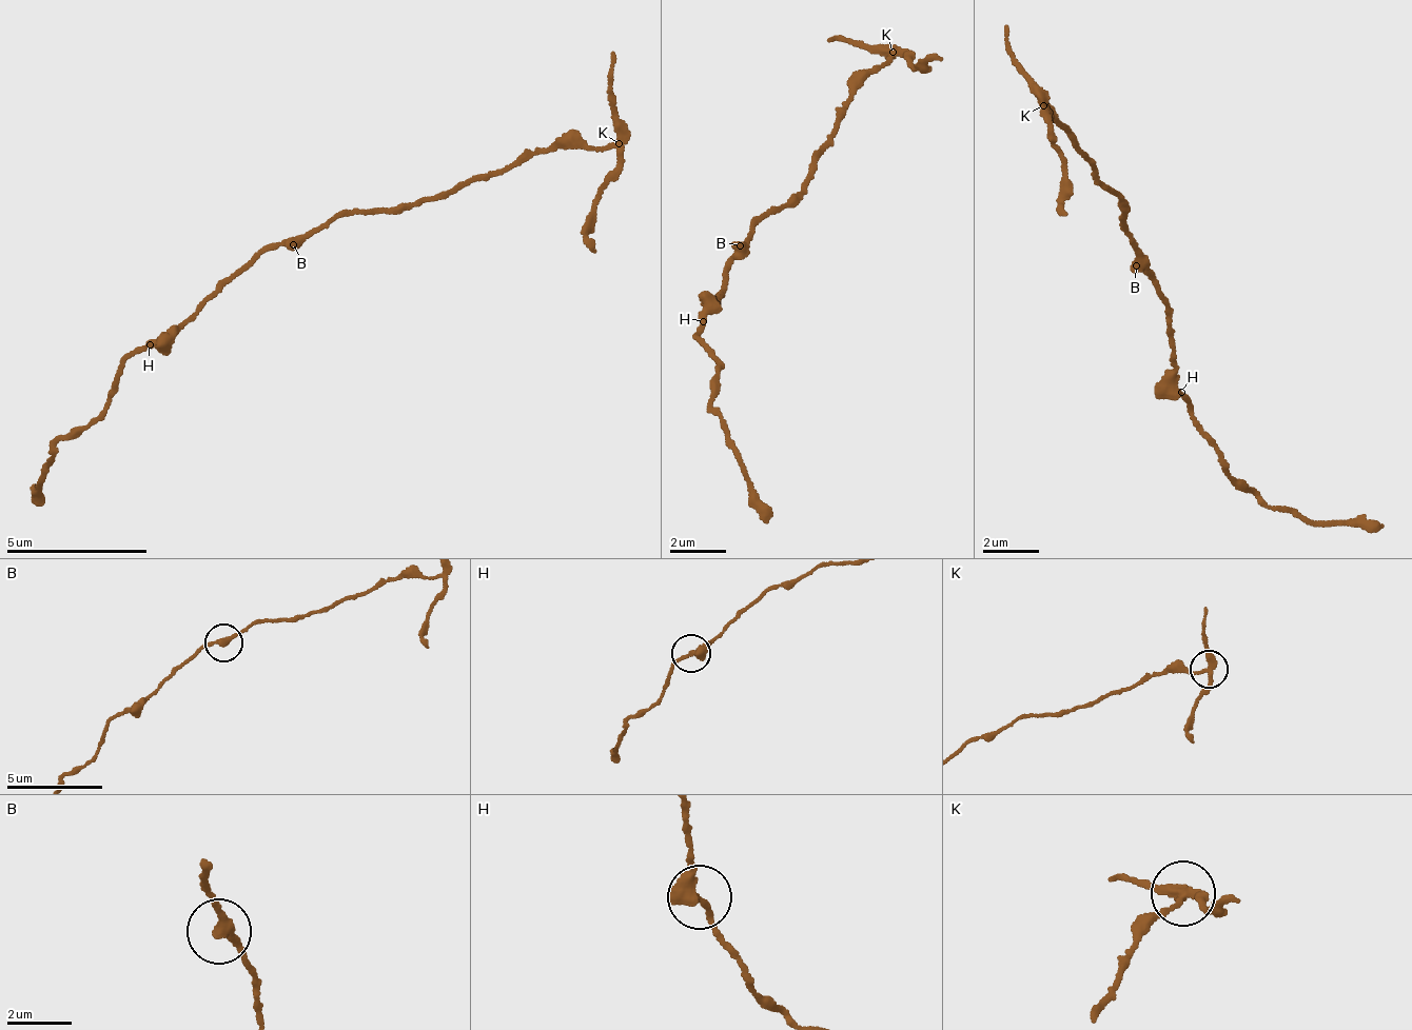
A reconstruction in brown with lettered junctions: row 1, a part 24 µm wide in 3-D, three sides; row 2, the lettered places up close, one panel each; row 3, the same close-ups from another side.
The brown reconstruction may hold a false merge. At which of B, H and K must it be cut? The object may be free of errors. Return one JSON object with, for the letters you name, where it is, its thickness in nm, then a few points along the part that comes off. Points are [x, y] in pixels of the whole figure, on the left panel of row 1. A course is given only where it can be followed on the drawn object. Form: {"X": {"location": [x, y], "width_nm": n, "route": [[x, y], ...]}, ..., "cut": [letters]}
{"K": {"location": [619, 143], "width_nm": 240, "route": [[615, 144], [619, 181], [595, 204], [595, 253]]}, "cut": ["K"]}

